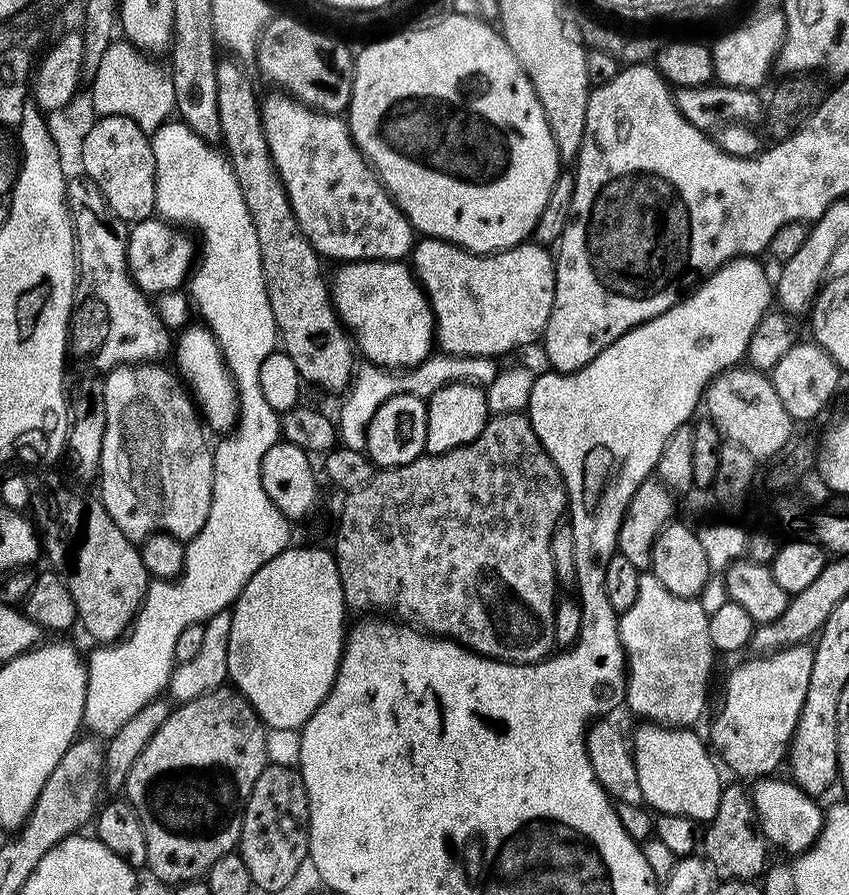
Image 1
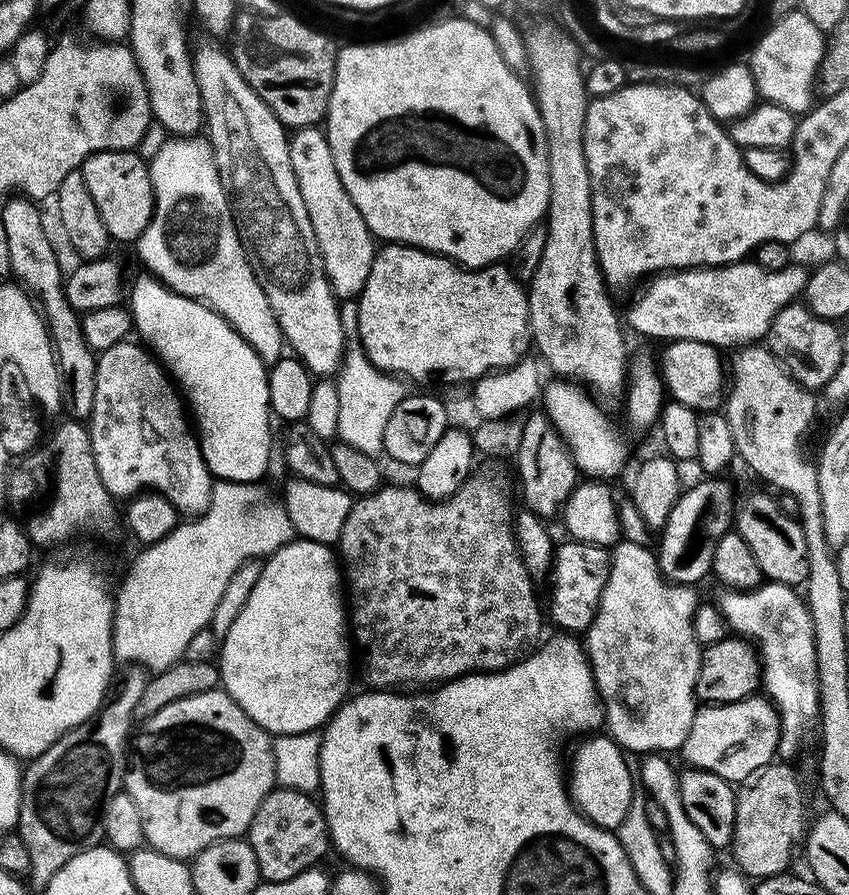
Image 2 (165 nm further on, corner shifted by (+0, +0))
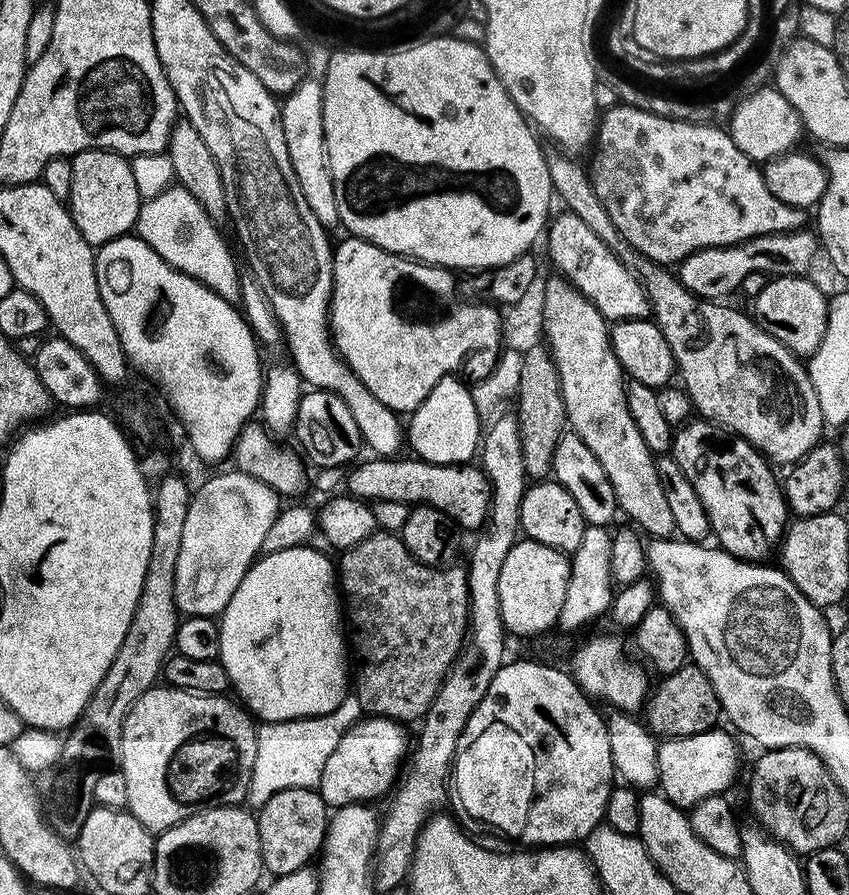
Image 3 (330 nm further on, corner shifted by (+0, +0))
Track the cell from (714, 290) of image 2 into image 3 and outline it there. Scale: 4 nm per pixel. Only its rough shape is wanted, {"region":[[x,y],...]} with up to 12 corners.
{"region":[[569,210],[546,228],[557,273],[615,322],[645,319],[648,293]]}

